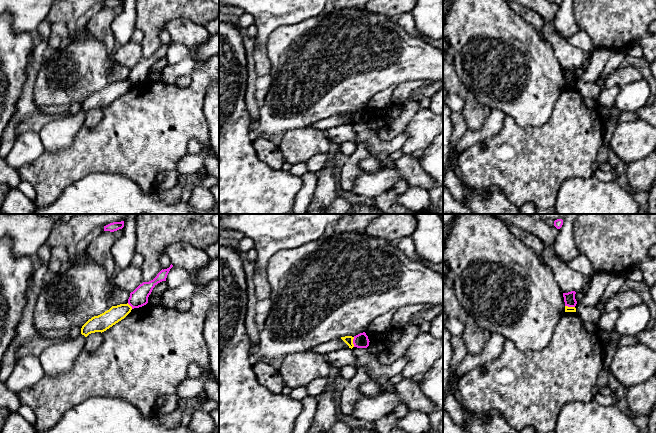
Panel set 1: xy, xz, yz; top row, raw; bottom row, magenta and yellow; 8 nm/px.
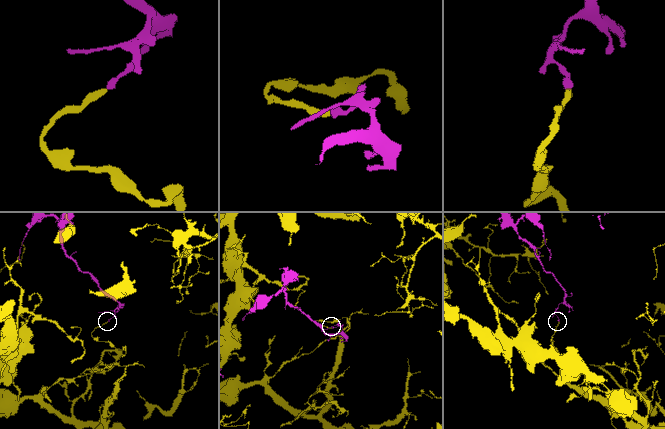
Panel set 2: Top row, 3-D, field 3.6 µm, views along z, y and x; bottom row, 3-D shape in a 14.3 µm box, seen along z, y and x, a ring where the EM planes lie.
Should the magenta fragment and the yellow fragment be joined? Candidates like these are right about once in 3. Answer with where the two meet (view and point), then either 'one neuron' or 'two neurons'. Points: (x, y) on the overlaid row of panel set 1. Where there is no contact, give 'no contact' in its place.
xz (353, 342) | two neurons

